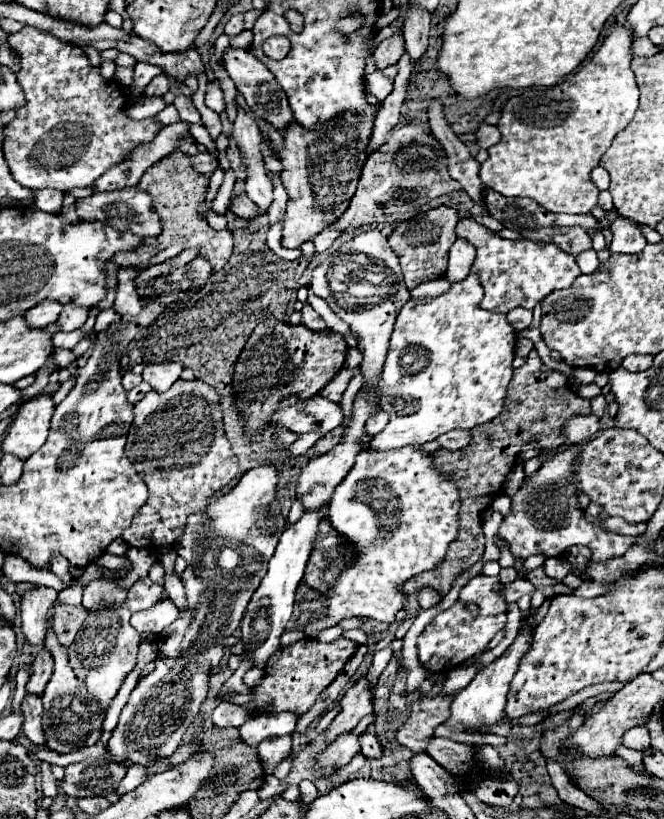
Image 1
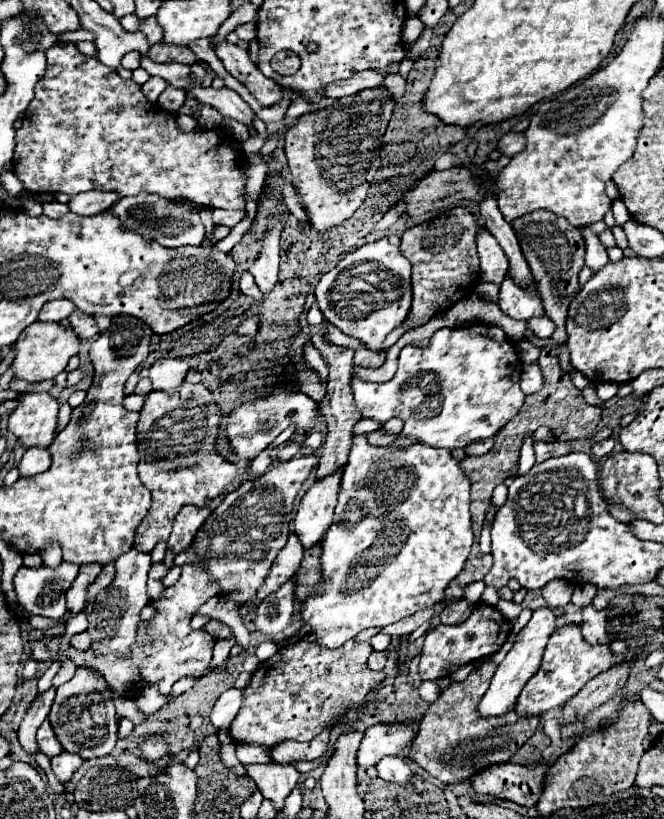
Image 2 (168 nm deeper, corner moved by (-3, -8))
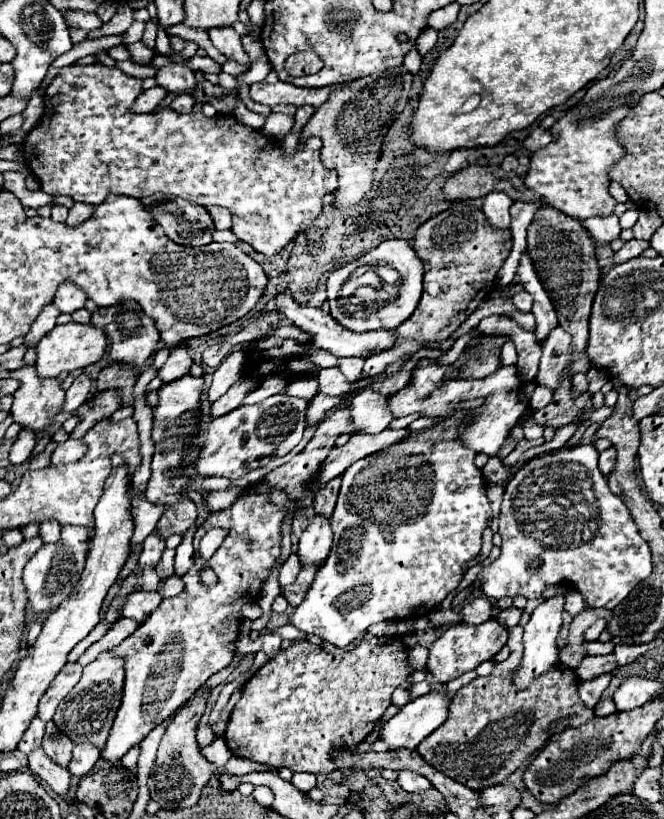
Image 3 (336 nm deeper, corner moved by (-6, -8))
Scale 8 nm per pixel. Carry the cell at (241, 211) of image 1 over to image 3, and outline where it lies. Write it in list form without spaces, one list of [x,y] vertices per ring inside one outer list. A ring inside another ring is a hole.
[[[207,207],[215,221],[215,229],[231,229],[231,213],[225,207]]]

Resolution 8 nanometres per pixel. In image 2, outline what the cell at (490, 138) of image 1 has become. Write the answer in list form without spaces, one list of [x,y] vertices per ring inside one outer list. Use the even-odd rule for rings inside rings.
[[[508,133],[500,139],[498,143],[498,151],[504,153],[506,157],[514,157],[516,153],[520,153],[526,147],[526,139],[524,133]]]

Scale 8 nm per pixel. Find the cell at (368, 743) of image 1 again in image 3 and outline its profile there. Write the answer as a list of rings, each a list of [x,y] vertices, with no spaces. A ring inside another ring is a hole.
[[[399,771],[397,773],[397,783],[409,791],[409,793],[415,793],[415,791],[425,791],[431,787],[431,783],[419,775],[419,773],[413,773],[413,771]]]

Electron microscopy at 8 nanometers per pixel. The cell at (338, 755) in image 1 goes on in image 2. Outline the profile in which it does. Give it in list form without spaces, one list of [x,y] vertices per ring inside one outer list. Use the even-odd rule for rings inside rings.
[[[376,723],[372,725],[358,749],[358,767],[376,765],[382,757],[402,753],[416,737],[418,723]]]

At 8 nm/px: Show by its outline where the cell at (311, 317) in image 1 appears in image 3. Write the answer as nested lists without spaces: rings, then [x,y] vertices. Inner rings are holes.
[[[335,477],[335,479],[325,483],[315,493],[315,499],[313,499],[315,511],[319,511],[319,513],[323,513],[327,517],[333,513],[333,507],[335,507],[335,501],[337,501],[337,493],[339,493],[339,483],[341,483],[341,477]]]

